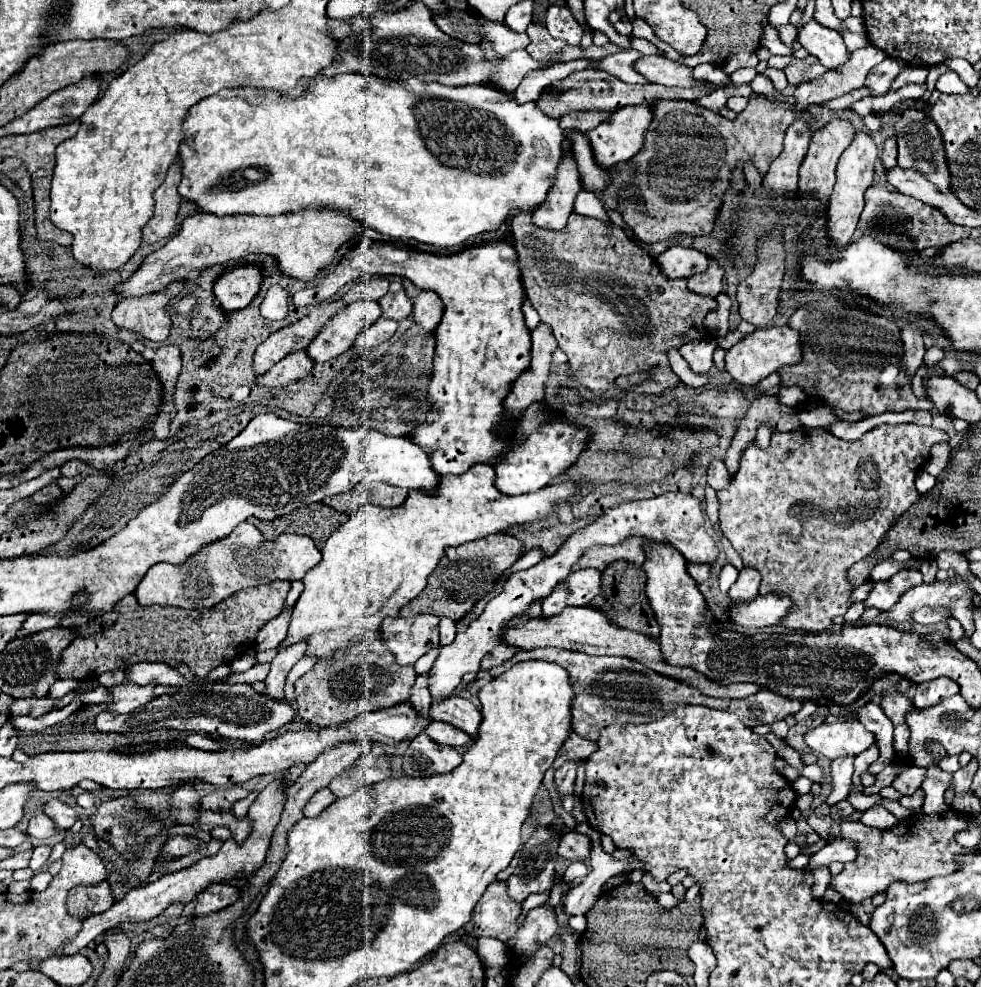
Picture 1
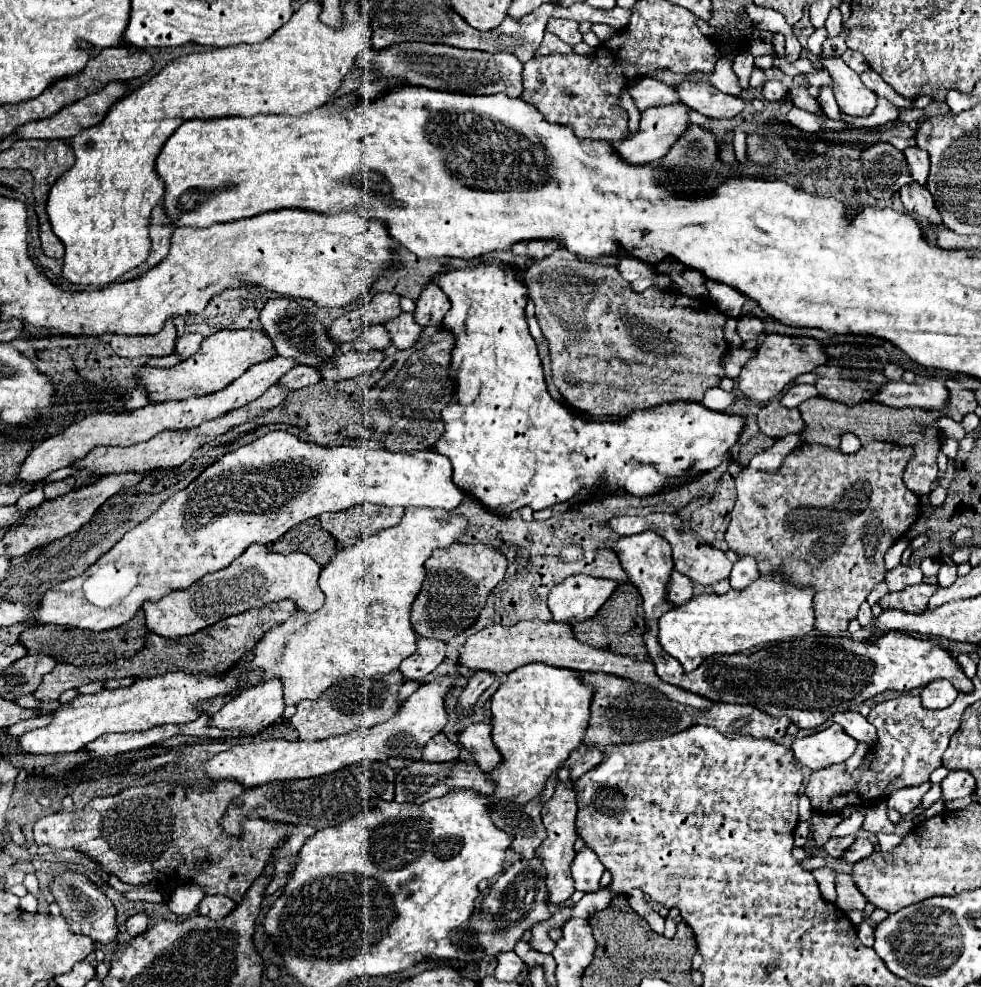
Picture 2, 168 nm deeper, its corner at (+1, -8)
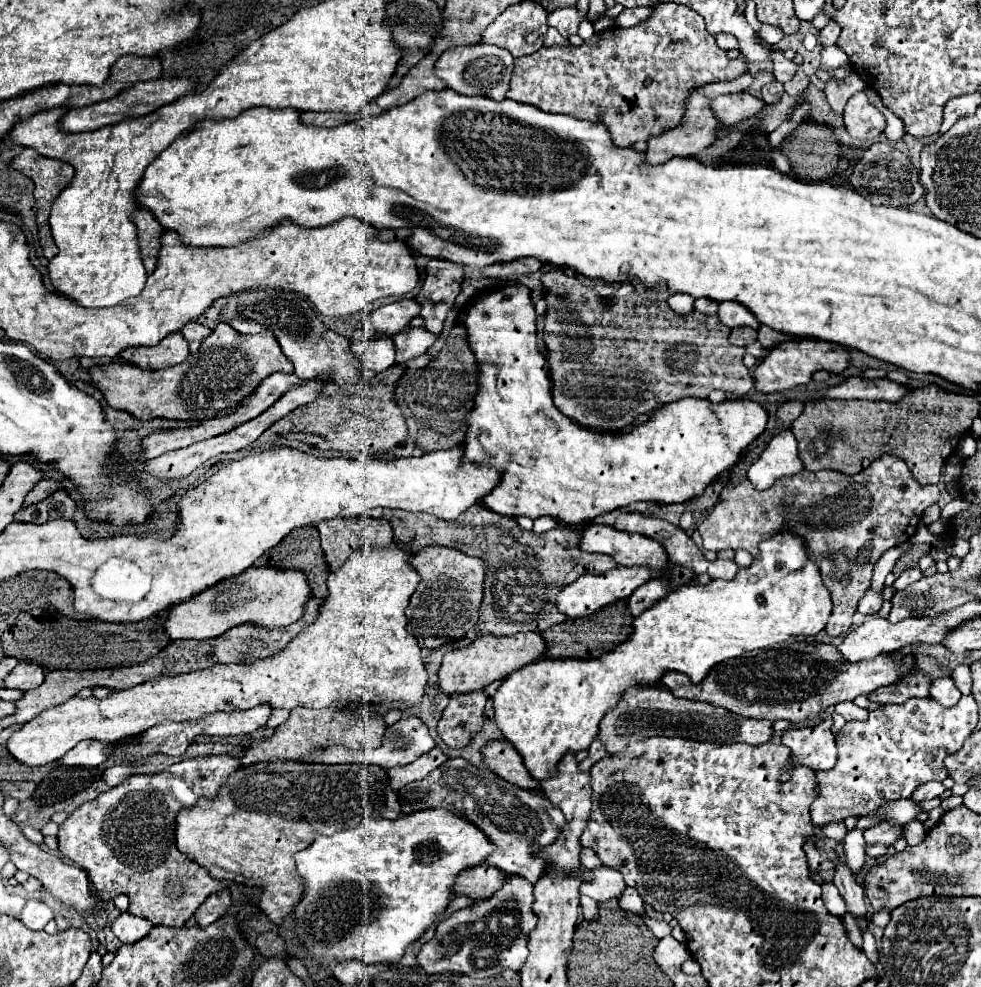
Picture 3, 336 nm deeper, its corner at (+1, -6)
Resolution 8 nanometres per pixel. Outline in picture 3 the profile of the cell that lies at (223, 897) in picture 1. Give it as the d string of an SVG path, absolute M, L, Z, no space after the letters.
M228 889L210 895L210 897L198 907L198 911L194 913L196 923L202 925L202 927L206 927L206 925L218 921L218 919L228 911L230 905L232 905L232 897L230 897L230 891L228 891Z

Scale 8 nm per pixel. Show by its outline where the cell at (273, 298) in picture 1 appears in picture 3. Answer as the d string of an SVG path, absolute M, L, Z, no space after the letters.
M256 289L250 293L240 293L232 297L224 309L224 321L236 331L246 335L262 333L268 329L276 335L282 353L292 361L294 373L304 379L320 379L326 383L358 383L362 377L360 361L352 353L352 343L348 337L328 329L310 301L306 297L294 297L298 293L282 289Z

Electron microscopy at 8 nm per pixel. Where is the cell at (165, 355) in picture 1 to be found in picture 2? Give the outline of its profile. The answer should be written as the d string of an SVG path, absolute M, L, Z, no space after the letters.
M198 333L182 335L182 337L178 337L178 341L176 341L176 353L182 355L184 359L188 359L190 355L194 355L194 353L200 349L200 343L202 343L202 341L204 341L204 337L198 335Z

